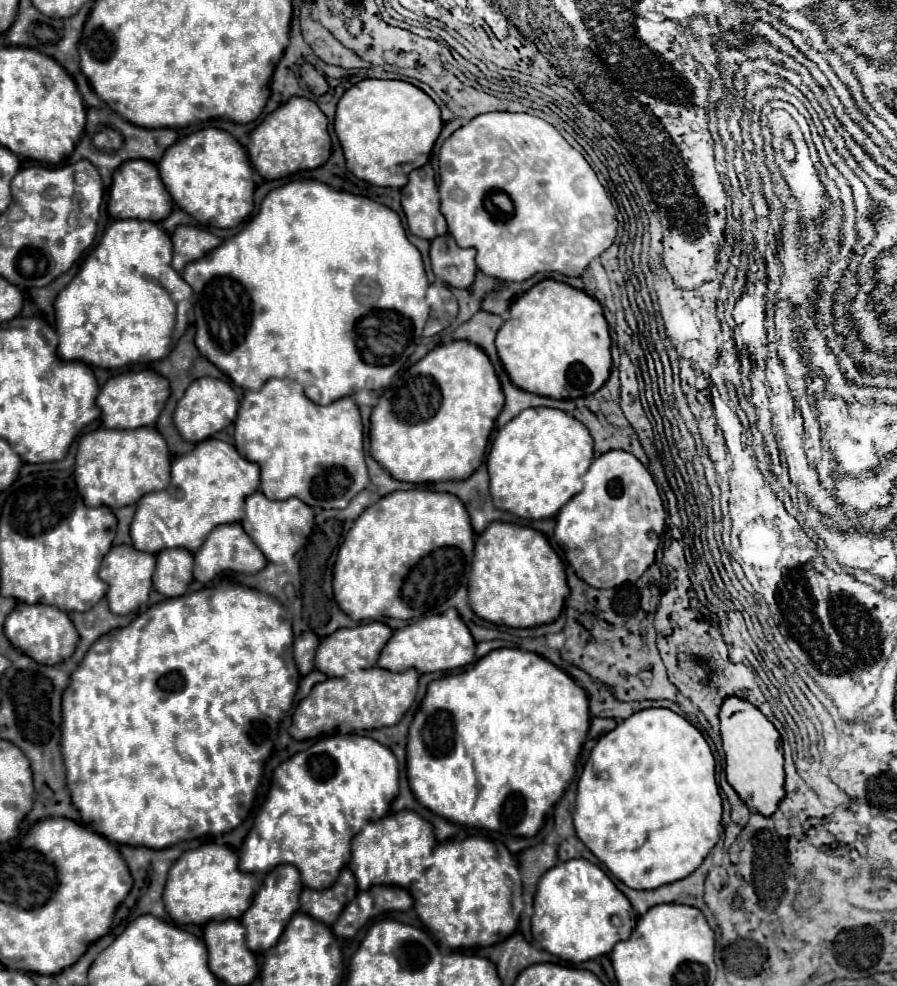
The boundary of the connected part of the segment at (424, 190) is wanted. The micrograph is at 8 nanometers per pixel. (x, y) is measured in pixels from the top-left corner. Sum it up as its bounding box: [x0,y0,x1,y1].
[402,164,448,240]

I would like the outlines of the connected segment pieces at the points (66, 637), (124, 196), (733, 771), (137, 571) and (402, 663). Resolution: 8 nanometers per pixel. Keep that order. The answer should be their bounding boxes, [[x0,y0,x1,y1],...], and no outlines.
[[4,602,78,666],[108,160,172,222],[720,698,784,816],[100,546,154,614],[378,608,474,674]]

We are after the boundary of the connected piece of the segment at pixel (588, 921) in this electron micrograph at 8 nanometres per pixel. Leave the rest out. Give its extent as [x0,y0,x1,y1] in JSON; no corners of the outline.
[532,858,632,964]

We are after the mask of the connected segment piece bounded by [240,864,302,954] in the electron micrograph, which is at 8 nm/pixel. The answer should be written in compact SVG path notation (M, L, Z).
M280 865L271 870L265 877L260 892L254 898L254 904L242 916L242 924L246 926L246 946L252 952L266 952L274 942L278 942L286 922L298 910L298 896L302 892L300 874L294 865Z

